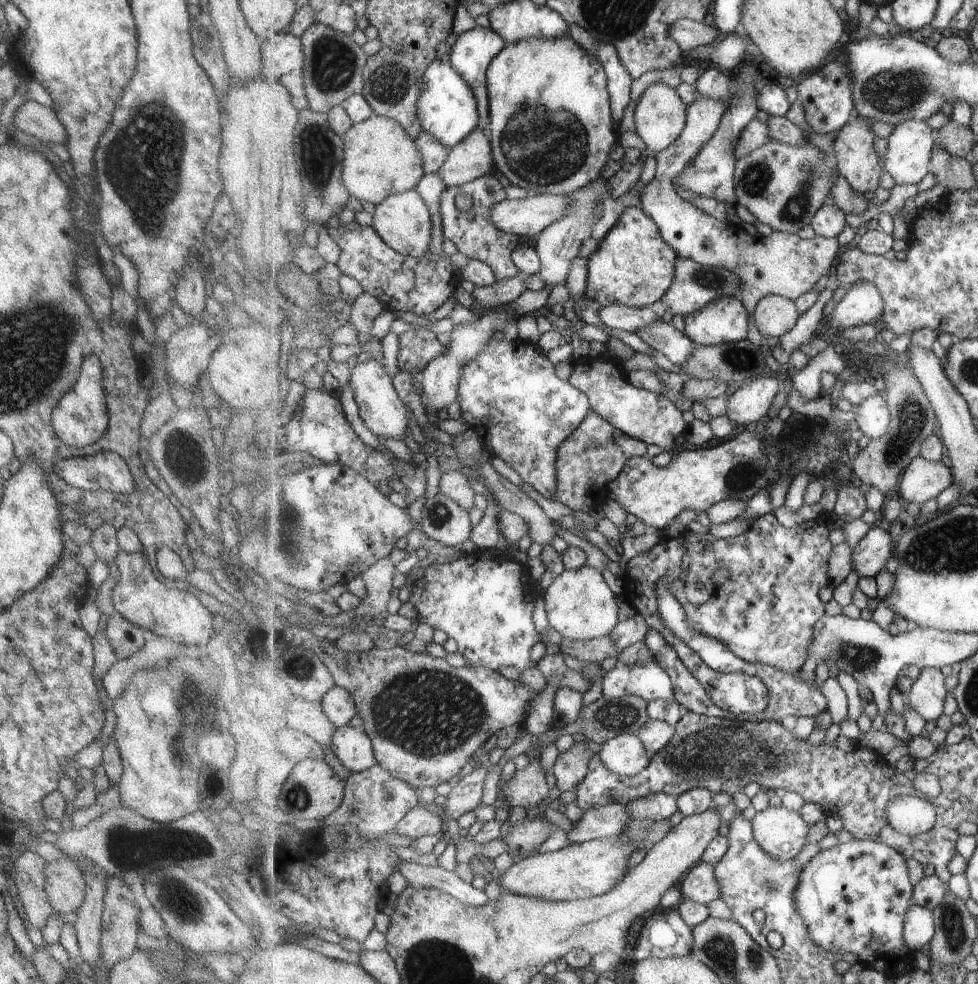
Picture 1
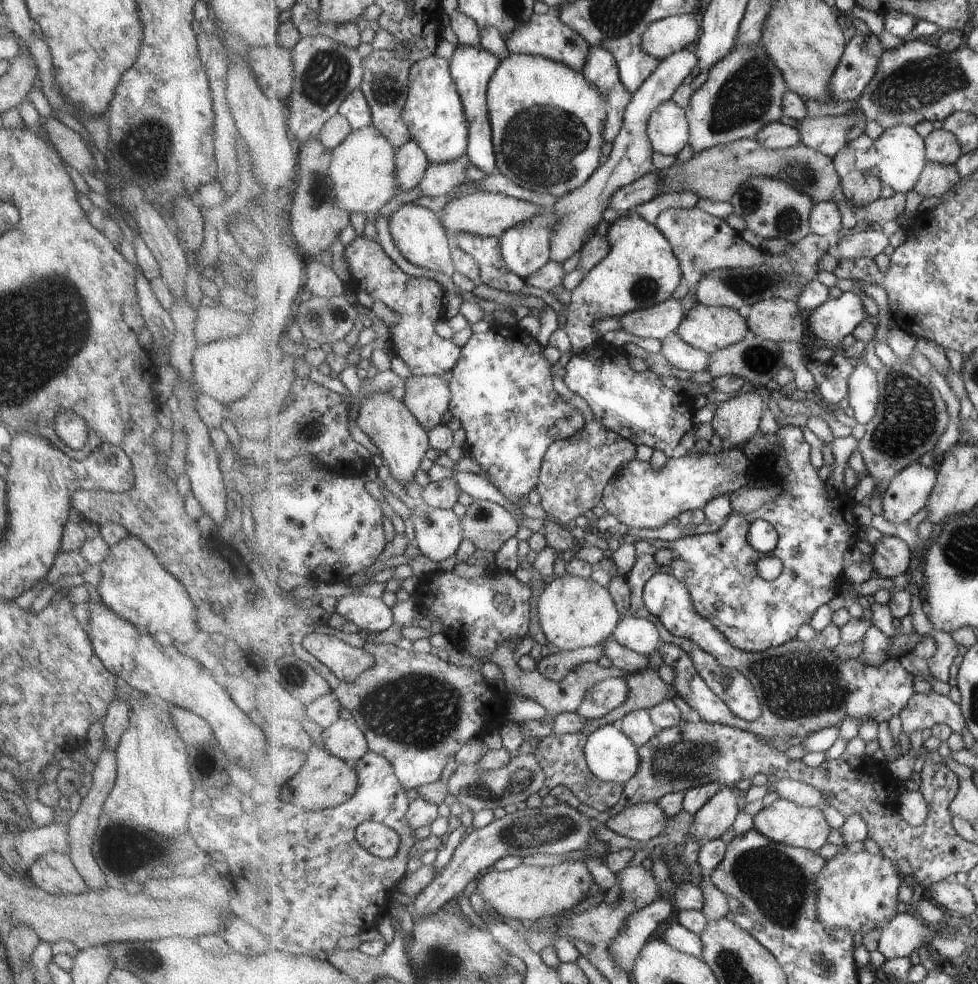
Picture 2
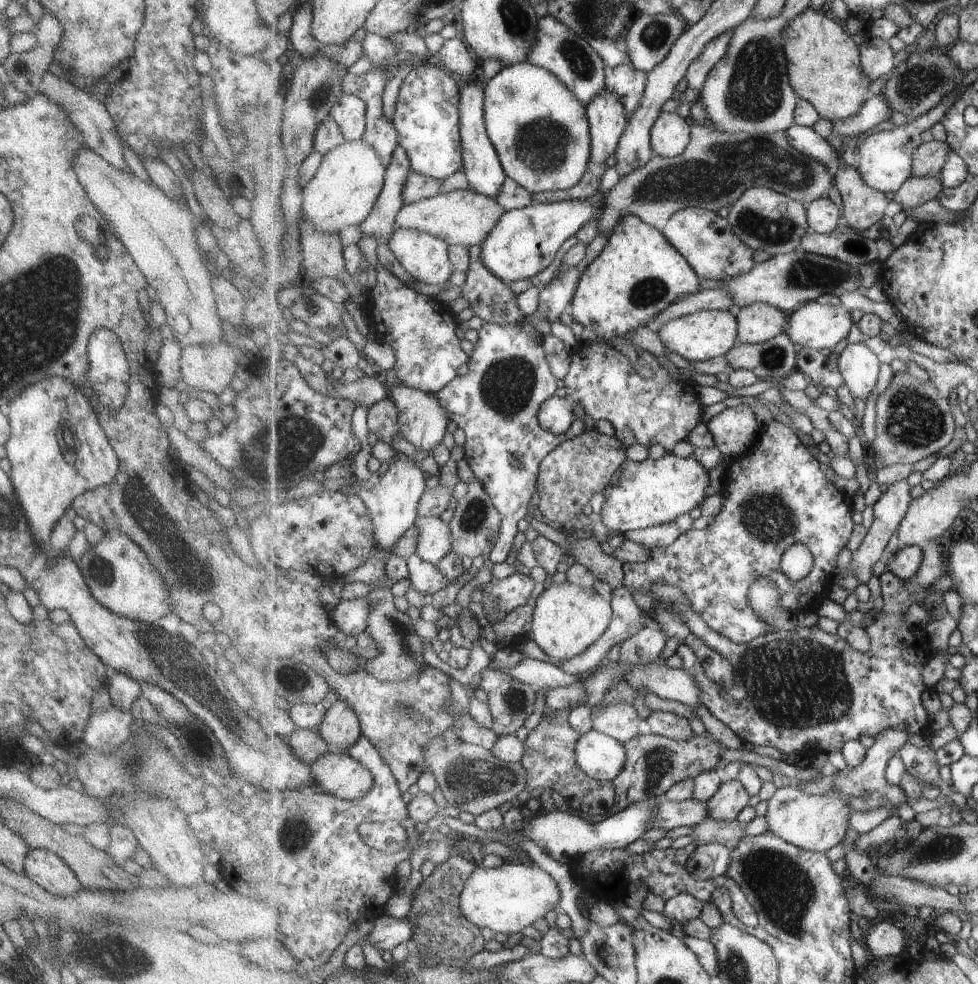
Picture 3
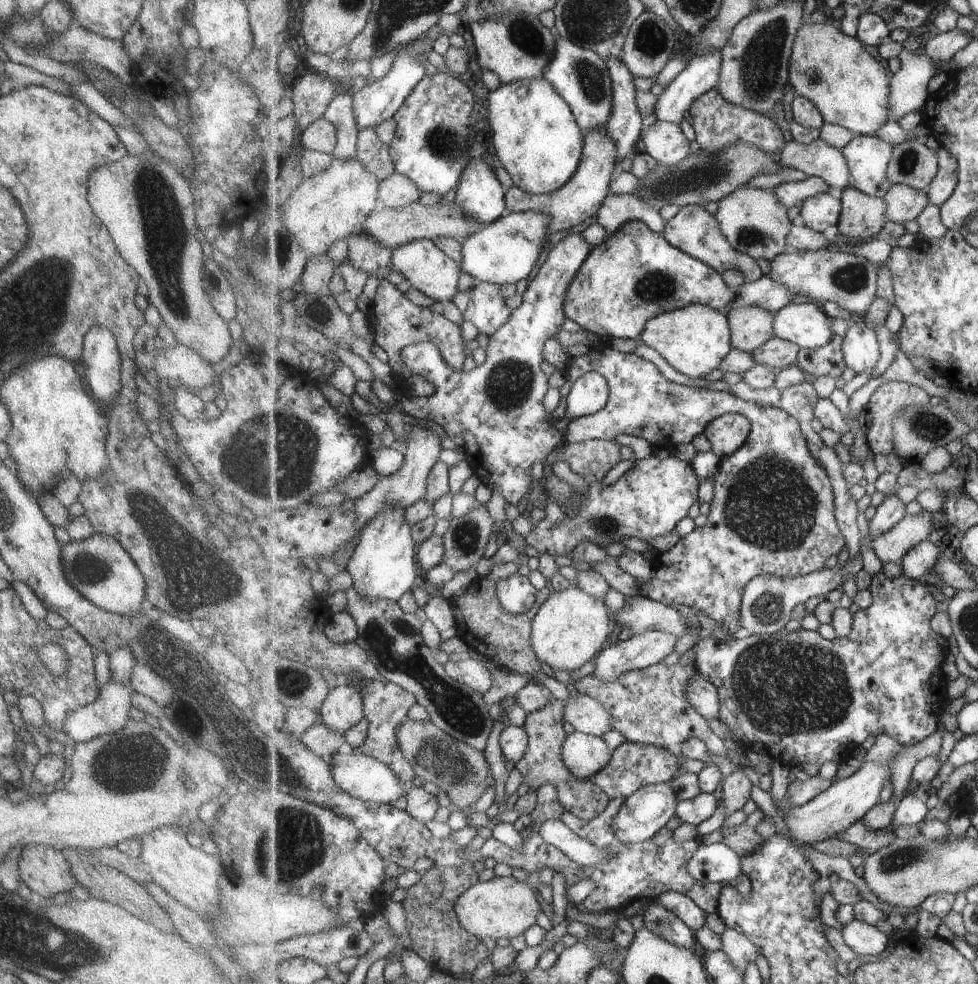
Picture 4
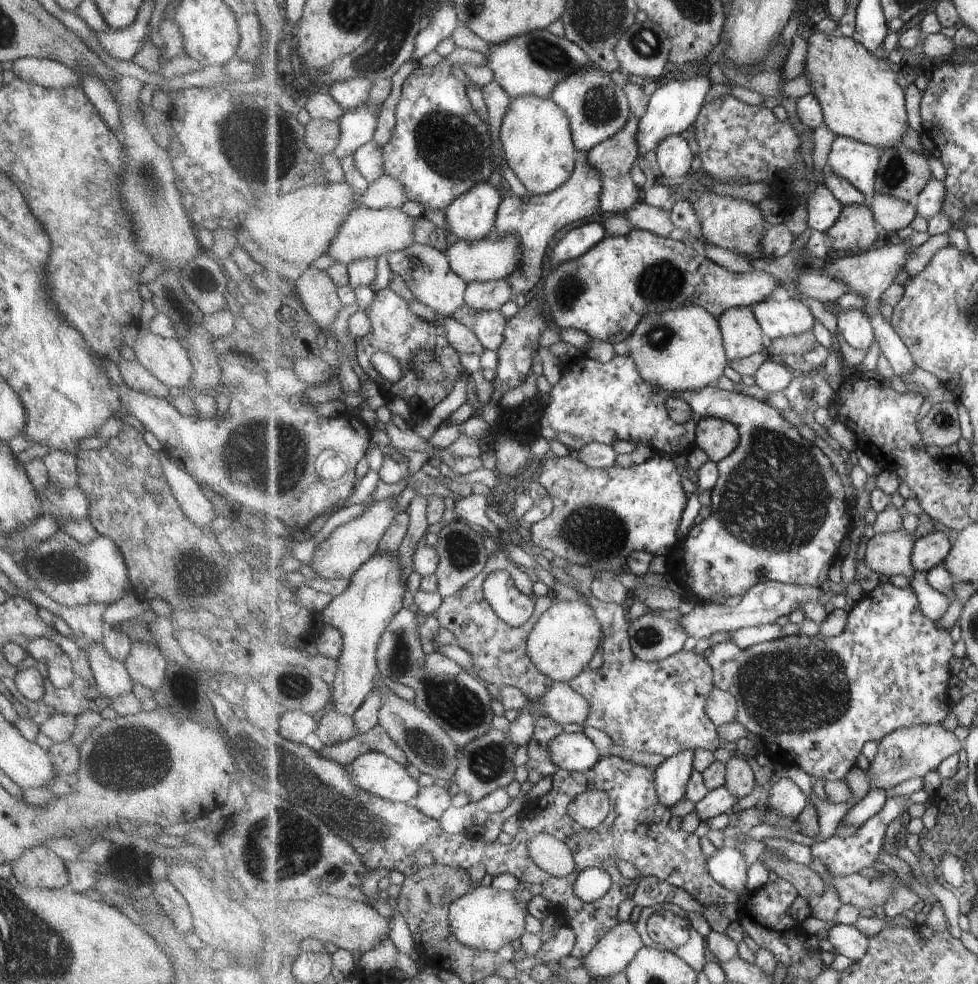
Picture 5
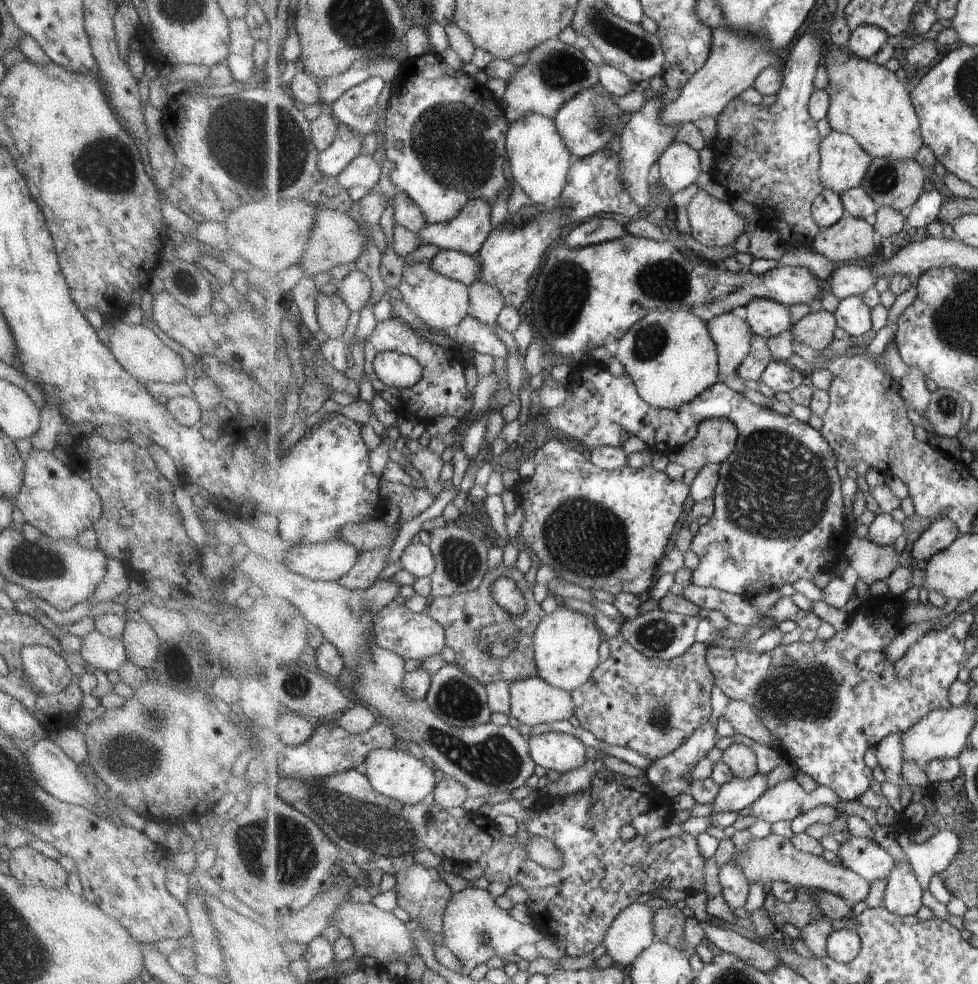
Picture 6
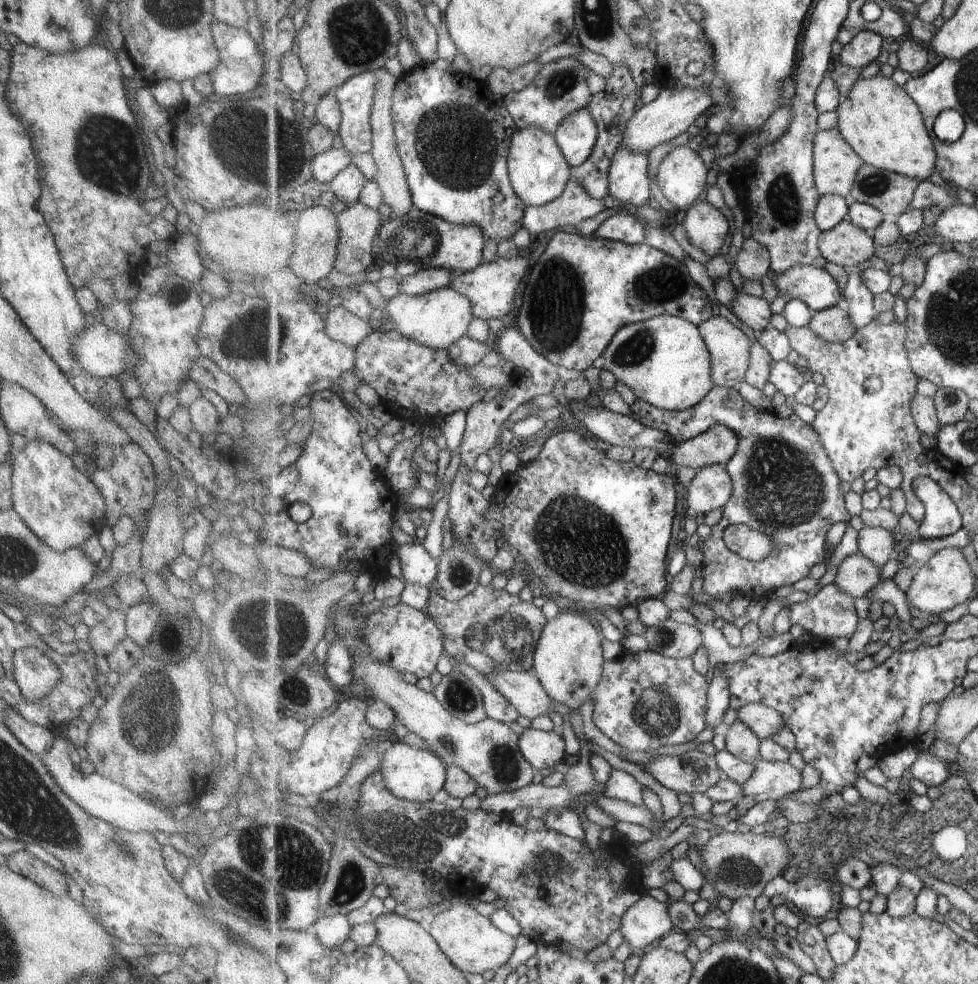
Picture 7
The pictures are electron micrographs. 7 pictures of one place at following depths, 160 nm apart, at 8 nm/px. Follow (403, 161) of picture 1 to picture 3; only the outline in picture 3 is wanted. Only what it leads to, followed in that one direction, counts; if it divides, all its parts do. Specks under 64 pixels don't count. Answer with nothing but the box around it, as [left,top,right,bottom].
[305,140,386,233]

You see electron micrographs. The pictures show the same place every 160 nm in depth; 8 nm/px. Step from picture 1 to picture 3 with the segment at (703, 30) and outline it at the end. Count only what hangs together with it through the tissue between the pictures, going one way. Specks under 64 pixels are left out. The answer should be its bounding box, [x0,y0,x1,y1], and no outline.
[625,13,688,74]

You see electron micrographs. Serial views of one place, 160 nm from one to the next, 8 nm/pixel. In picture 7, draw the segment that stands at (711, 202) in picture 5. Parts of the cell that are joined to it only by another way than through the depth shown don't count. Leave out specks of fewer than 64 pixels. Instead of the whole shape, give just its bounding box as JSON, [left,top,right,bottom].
[681,199,731,258]

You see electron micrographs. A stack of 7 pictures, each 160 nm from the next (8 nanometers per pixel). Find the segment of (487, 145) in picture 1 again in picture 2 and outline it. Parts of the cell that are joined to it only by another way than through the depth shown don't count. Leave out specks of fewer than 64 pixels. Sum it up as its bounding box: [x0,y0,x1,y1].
[419,156,471,197]

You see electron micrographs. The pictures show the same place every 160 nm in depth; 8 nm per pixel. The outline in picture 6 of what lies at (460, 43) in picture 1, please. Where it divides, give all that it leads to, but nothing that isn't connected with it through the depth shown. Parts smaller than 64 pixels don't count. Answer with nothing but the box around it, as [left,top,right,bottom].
[417,200,493,255]

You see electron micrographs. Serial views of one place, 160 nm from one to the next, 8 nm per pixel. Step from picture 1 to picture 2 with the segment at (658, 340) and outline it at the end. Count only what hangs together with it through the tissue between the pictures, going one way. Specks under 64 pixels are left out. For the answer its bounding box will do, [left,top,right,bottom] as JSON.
[659,333,711,375]

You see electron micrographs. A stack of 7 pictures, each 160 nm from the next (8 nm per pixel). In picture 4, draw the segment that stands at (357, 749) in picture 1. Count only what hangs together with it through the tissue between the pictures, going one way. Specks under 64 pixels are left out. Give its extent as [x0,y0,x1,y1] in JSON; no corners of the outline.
[319,680,365,734]

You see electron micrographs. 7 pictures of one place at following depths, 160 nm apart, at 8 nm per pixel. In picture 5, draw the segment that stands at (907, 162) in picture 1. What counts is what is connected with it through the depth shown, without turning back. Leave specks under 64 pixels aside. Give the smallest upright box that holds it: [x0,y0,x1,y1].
[827,135,883,206]

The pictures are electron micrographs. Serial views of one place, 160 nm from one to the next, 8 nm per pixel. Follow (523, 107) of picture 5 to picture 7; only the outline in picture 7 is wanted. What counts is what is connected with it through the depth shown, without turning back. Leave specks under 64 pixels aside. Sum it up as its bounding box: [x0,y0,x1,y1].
[508,126,573,206]

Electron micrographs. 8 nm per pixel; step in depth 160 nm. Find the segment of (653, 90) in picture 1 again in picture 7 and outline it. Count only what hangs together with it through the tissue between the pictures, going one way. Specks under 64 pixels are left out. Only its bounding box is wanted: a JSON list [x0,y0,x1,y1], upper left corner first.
[654,147,709,214]

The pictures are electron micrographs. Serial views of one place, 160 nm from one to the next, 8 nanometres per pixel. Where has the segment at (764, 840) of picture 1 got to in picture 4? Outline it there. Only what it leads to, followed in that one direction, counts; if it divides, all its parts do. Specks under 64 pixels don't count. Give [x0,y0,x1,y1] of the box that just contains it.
[769,761,893,846]

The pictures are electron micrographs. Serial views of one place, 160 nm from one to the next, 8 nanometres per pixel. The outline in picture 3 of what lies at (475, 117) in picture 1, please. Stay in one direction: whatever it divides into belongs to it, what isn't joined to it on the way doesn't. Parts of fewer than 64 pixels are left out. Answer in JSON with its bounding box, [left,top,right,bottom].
[392,63,464,180]

